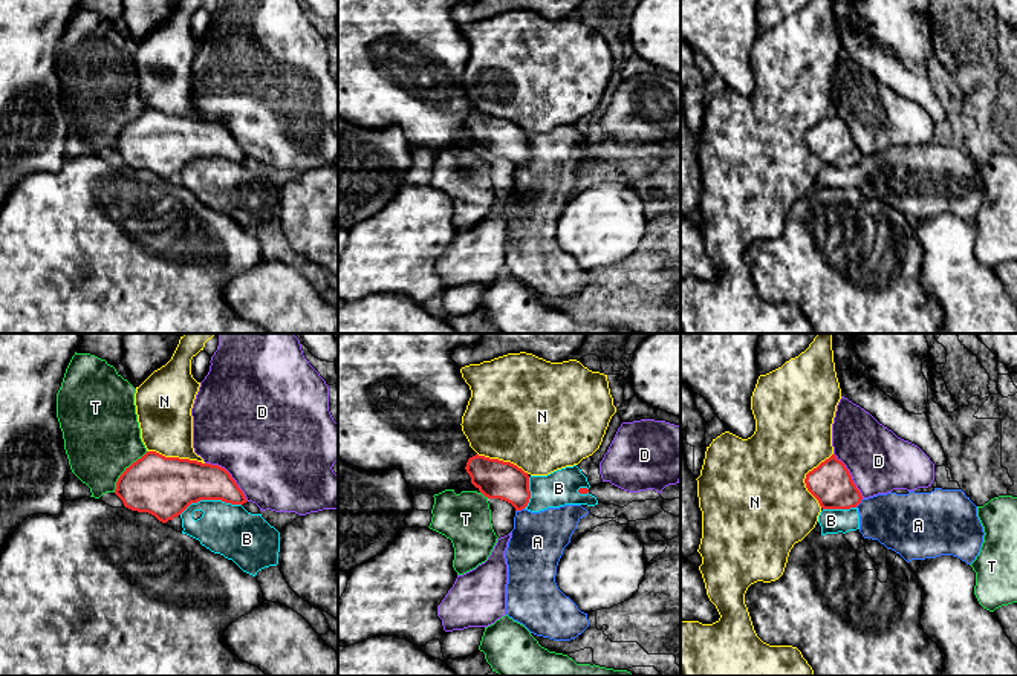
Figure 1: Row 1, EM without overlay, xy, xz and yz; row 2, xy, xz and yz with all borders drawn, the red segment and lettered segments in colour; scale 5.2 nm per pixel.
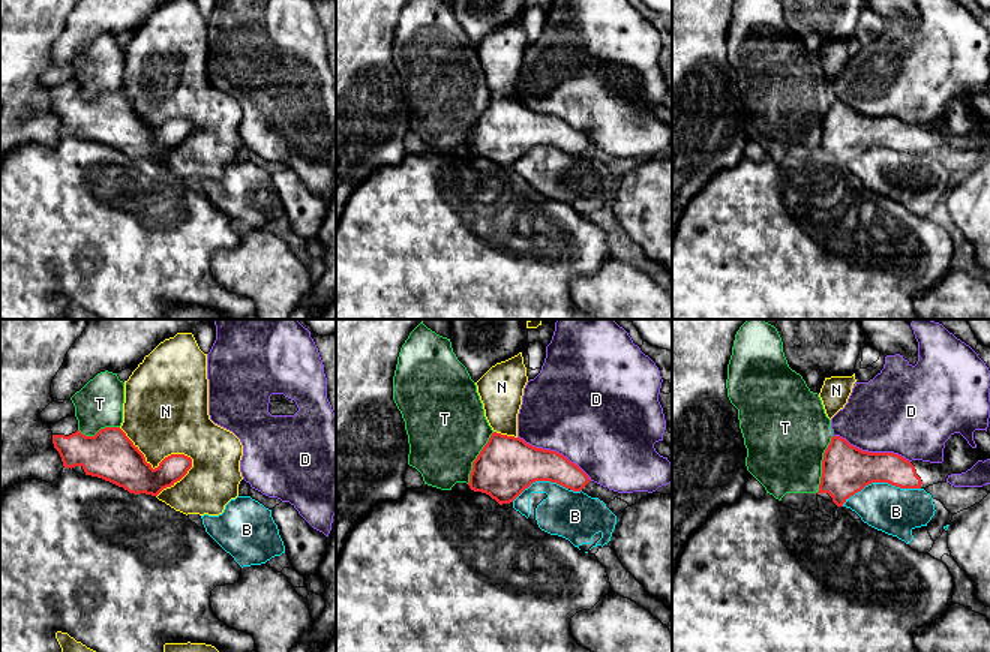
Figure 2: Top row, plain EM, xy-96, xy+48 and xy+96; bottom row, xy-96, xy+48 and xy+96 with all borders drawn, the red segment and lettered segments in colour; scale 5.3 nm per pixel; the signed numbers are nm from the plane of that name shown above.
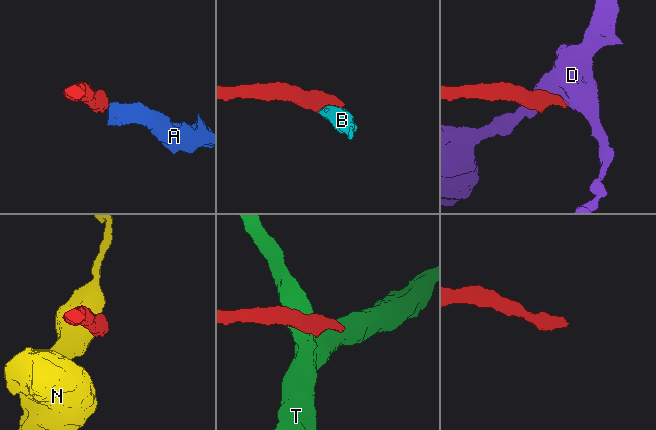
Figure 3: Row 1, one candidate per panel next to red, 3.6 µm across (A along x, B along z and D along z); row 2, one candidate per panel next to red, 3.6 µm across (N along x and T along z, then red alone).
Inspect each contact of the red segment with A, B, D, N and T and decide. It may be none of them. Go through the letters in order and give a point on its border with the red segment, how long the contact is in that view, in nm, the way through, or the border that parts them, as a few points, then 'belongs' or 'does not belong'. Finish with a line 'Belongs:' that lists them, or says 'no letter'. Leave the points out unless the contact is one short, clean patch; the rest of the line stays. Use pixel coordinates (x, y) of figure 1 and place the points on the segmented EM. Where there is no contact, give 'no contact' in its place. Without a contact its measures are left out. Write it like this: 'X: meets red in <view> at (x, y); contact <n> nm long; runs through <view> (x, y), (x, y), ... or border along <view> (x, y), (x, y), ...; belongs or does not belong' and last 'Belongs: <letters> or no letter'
A: meets red in xz at (519, 510); contact 50 nm long; border along xz (523, 508), (516, 511); does not belong
B: meets red in xy at (210, 499); contact 340 nm long; border along xy (240, 503), (198, 500), (191, 502), (179, 514); does not belong
D: meets red in xy at (230, 476); contact 300 nm long; does not belong
N: meets red in yz at (806, 477); contact 300 nm long; does not belong
T: meets red in xy at (126, 470); contact 280 nm long; does not belong
Belongs: no letter

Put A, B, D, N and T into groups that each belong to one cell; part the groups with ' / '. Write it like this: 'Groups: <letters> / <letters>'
Groups: A B / D / N / T

